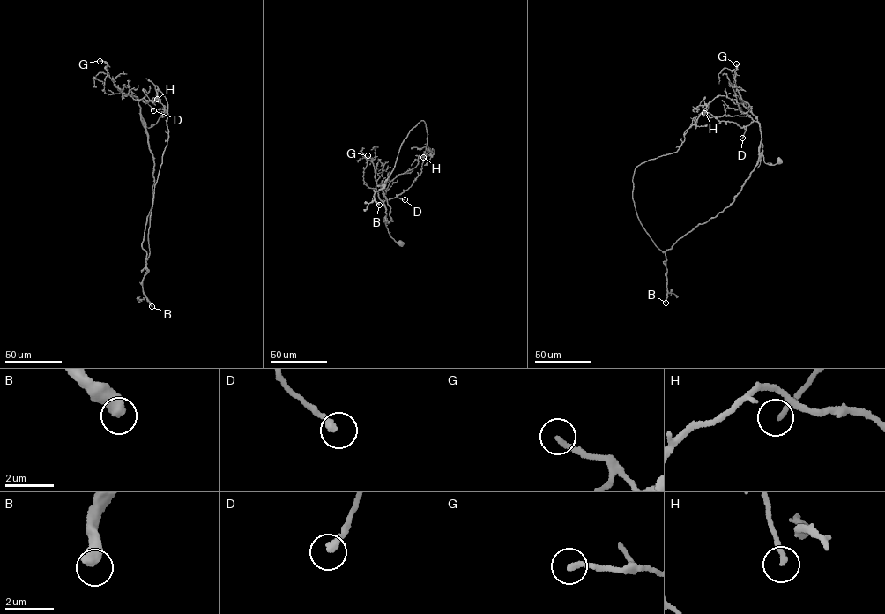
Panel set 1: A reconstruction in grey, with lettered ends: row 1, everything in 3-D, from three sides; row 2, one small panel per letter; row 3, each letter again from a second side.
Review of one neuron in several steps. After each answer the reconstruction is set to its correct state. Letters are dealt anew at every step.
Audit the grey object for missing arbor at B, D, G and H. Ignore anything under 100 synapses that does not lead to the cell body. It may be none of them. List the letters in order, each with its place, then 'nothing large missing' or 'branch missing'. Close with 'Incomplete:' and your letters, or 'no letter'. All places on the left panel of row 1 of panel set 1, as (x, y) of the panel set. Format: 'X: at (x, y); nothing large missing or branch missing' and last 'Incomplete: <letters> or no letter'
B: at (152, 306); branch missing
D: at (153, 110); nothing large missing
G: at (100, 61); nothing large missing
H: at (157, 99); nothing large missing
Incomplete: B

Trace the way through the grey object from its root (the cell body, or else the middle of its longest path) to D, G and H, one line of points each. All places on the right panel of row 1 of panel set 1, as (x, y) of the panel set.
D: (778, 161), (772, 165), (765, 163), (759, 150), (762, 135), (756, 121), (746, 126), (742, 138)
G: (778, 161), (772, 165), (765, 163), (759, 152), (760, 125), (754, 116), (744, 106), (736, 86), (736, 63)
H: (778, 161), (762, 154), (732, 202), (660, 250), (636, 213), (634, 170), (677, 151), (710, 101), (704, 113)

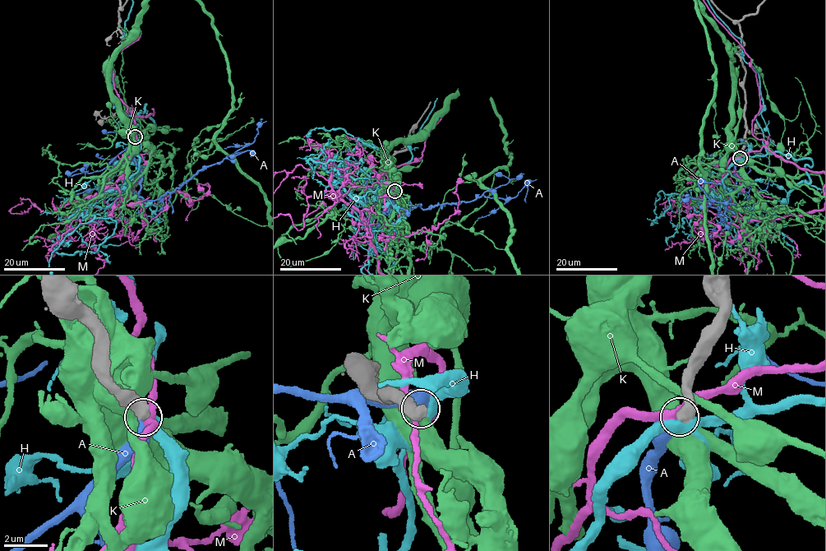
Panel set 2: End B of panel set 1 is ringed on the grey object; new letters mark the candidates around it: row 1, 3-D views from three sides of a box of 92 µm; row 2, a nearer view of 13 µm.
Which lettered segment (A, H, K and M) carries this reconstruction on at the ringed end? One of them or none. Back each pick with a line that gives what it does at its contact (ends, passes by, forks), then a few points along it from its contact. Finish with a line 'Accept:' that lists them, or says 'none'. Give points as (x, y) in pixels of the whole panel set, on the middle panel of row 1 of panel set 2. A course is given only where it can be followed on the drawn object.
A: It ends there
Accept: A

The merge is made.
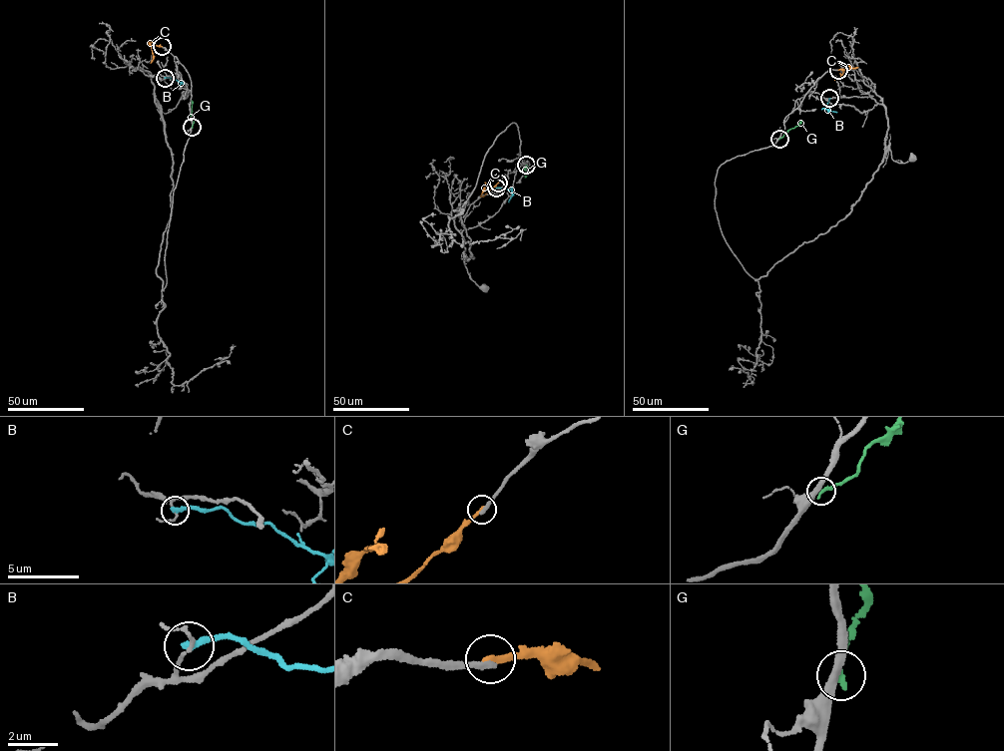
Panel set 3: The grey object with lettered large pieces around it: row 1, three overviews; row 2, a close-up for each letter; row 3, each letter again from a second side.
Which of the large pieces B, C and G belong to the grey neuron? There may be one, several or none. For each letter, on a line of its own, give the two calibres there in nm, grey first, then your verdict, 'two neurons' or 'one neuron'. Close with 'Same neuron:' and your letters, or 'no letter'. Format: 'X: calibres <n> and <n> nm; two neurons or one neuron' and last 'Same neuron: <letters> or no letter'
B: calibres 110 and 280 nm; two neurons
C: calibres 300 and 260 nm; two neurons
G: calibres 320 and 260 nm; two neurons
Same neuron: no letter

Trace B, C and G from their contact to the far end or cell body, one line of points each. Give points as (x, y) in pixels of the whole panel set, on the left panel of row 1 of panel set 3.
B: (165, 78), (181, 82)
C: (162, 46), (148, 42), (153, 58), (150, 63)
G: (192, 127), (192, 100)

